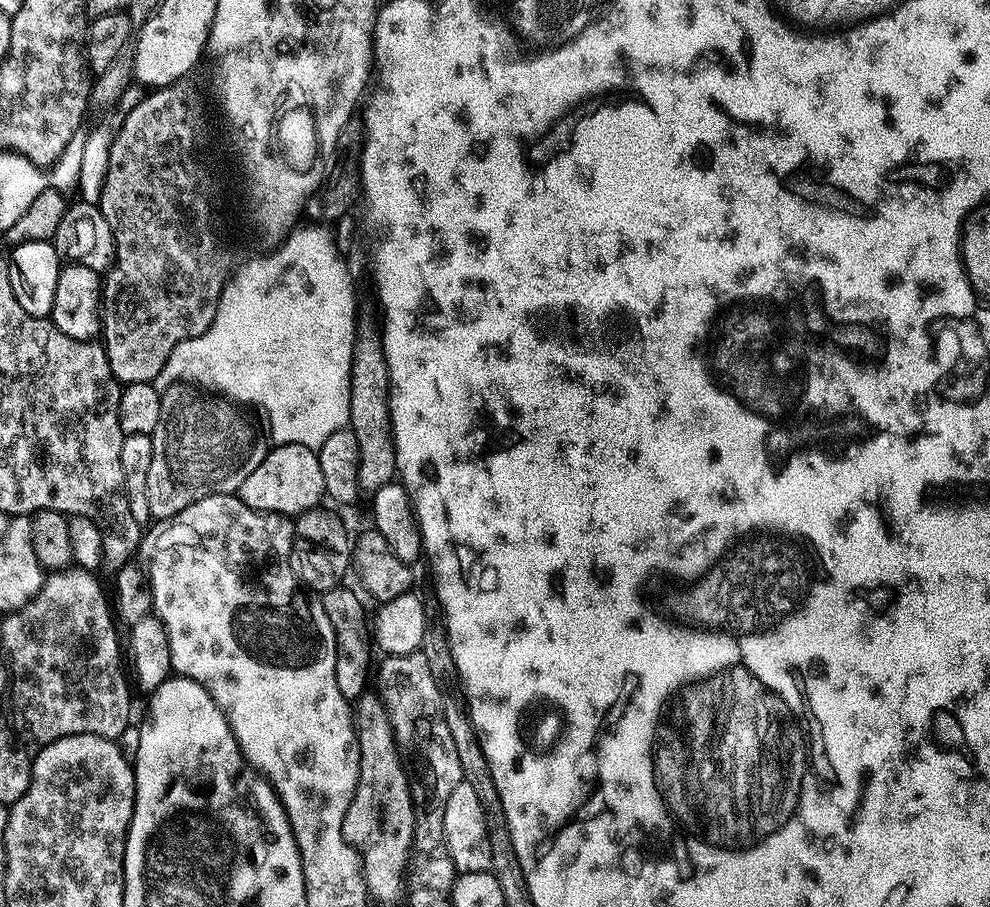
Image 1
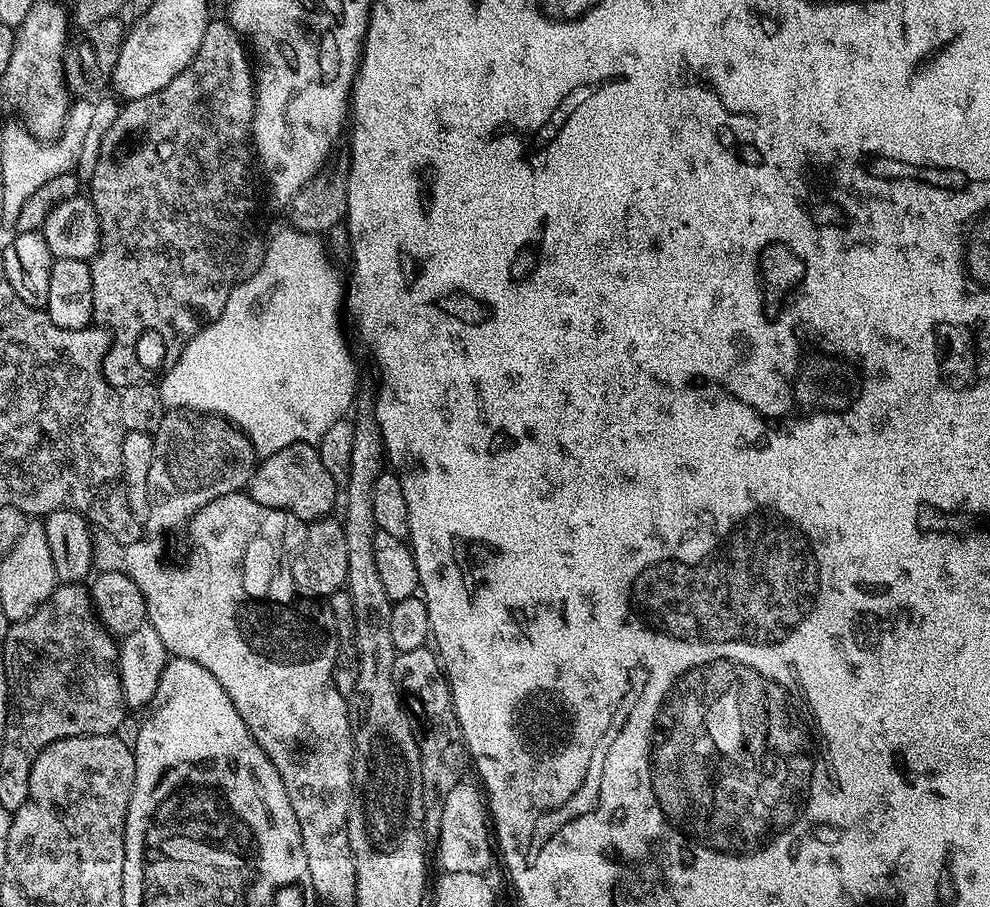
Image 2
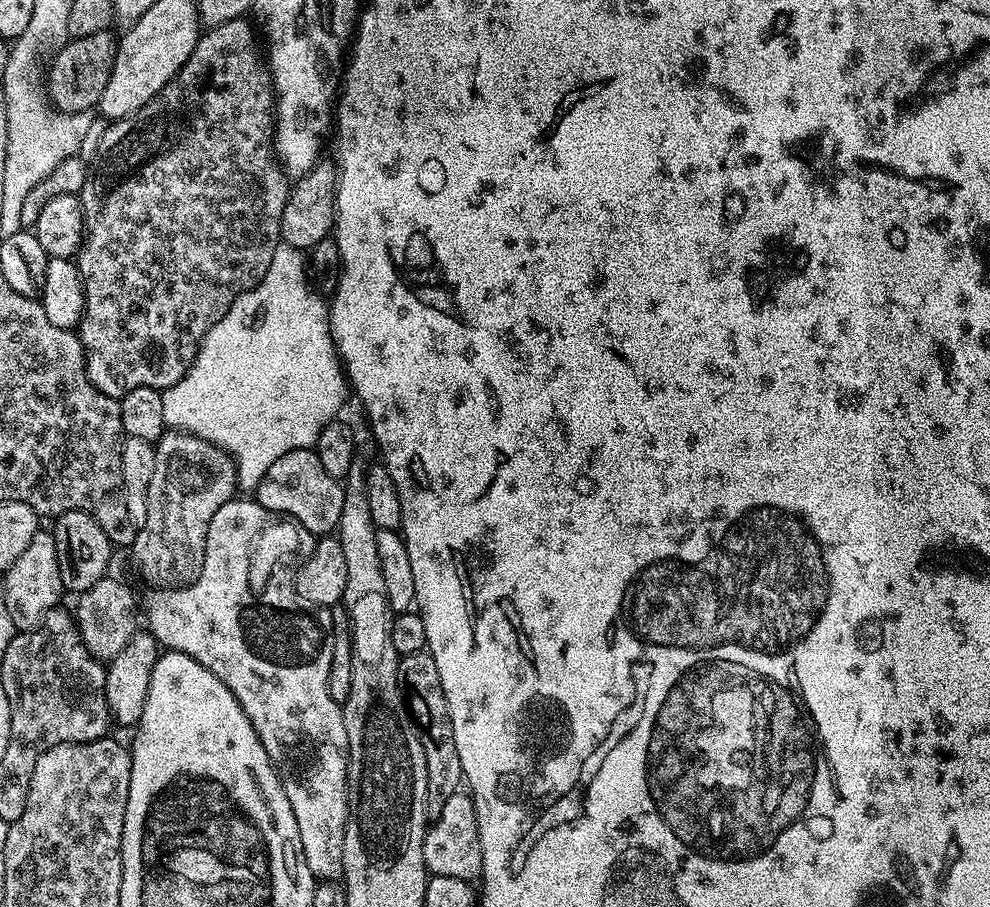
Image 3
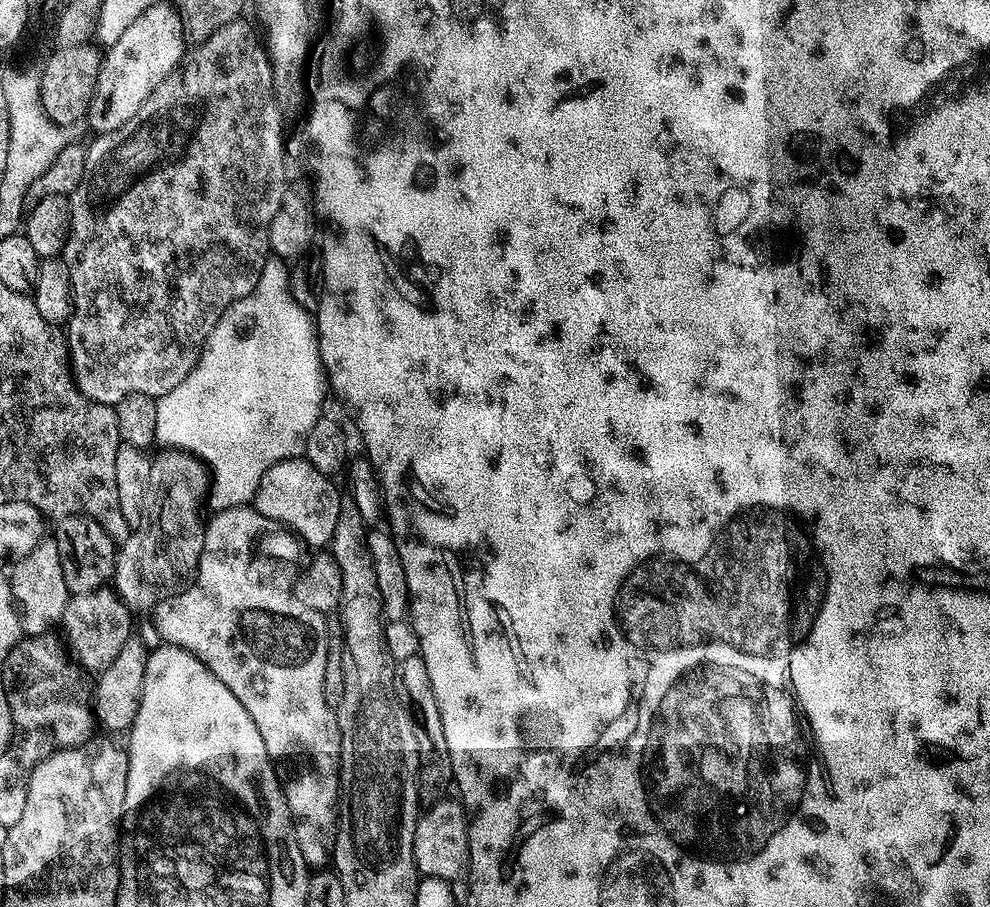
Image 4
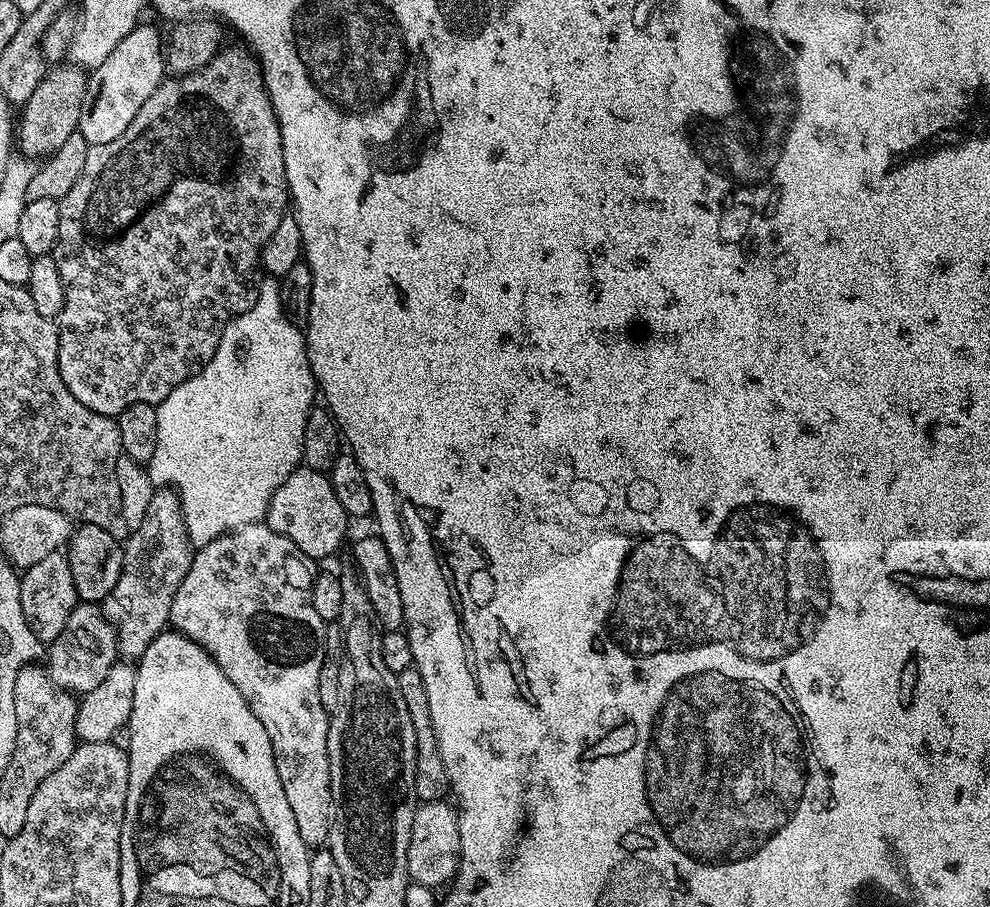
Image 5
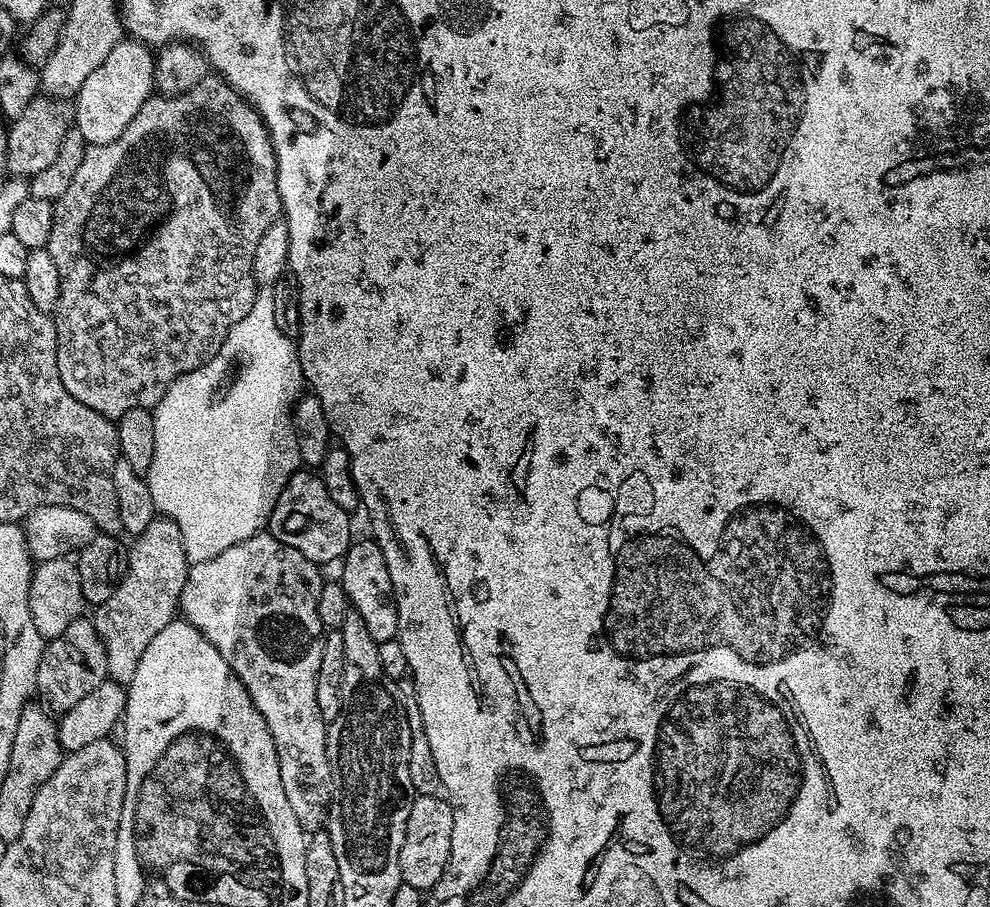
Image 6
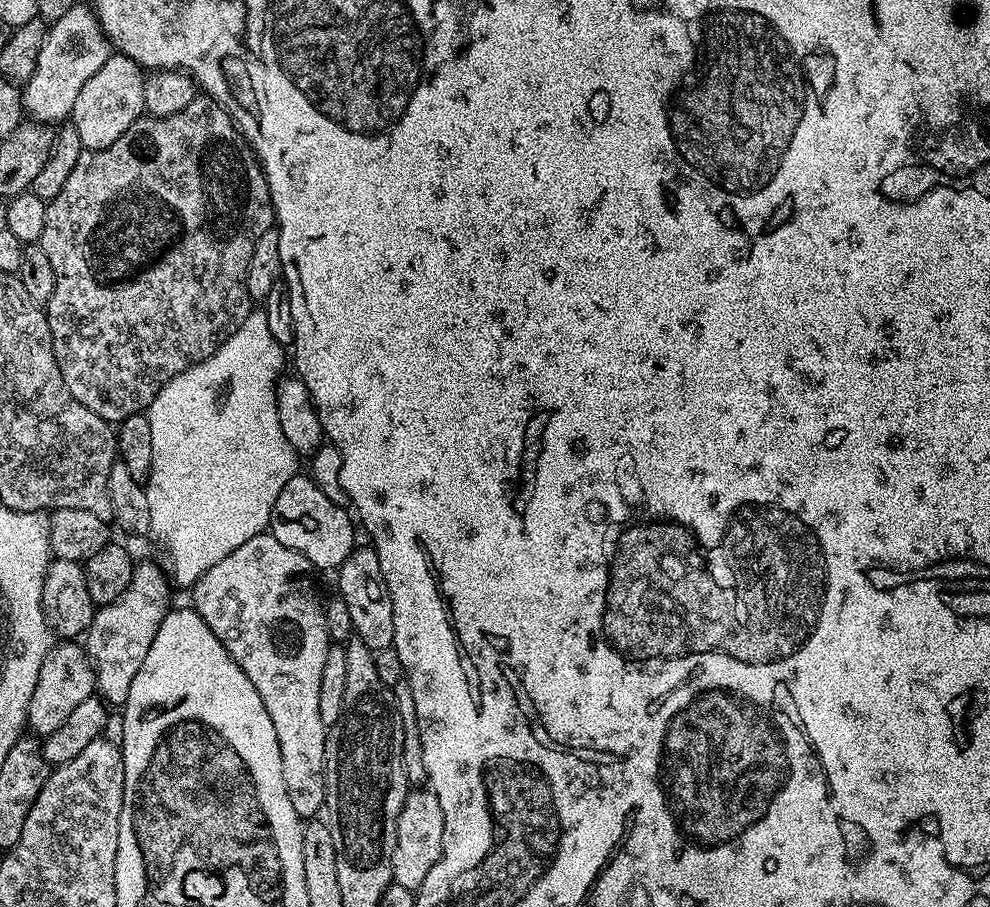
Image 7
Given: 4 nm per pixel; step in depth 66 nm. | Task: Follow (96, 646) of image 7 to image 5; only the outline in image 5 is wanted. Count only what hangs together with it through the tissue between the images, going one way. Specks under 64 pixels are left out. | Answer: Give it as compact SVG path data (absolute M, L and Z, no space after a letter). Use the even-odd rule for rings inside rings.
M166 486L157 487L153 491L150 507L146 509L146 518L142 518L142 526L131 529L122 547L124 549L122 574L118 578L118 586L114 586L114 590L110 590L110 594L102 602L102 611L104 617L116 628L116 646L119 655L124 658L138 658L146 650L146 646L150 646L150 642L154 642L154 638L169 627L168 619L174 594L178 594L178 586L182 586L192 565L194 545L188 537L182 506L175 492Z

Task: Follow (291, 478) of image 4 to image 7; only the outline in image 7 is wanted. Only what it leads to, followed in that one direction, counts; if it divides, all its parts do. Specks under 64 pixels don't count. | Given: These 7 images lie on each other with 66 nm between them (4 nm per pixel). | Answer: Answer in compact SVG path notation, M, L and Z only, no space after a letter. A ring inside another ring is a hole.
M297 474L282 486L282 494L278 494L278 502L274 502L270 534L282 542L282 546L290 546L290 550L298 550L312 563L313 569L339 569L342 562L357 547L356 532L352 529L353 517L344 513L339 504L330 502L326 494L322 494L320 485L314 483L311 475Z

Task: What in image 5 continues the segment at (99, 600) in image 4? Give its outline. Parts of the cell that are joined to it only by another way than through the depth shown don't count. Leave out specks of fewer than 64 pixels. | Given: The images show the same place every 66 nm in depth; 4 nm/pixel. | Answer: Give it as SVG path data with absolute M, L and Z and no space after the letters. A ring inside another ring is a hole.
M77 603L70 618L66 618L62 634L47 645L46 656L47 652L46 671L56 687L73 694L89 692L106 678L106 674L110 674L110 666L117 663L116 628L95 603Z

